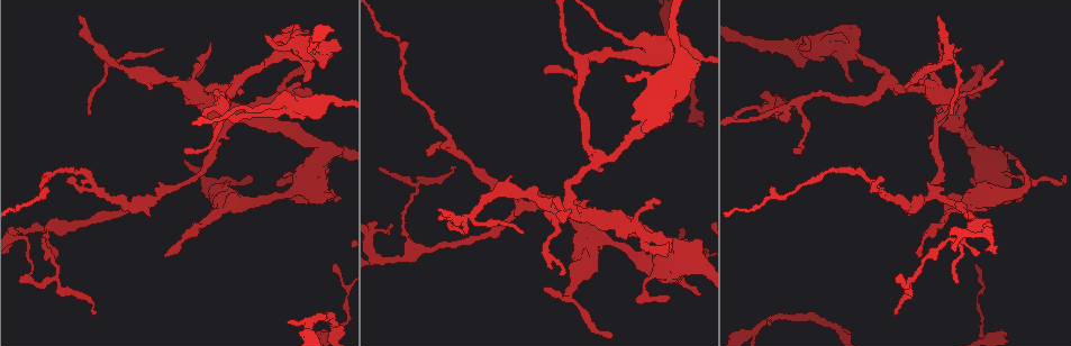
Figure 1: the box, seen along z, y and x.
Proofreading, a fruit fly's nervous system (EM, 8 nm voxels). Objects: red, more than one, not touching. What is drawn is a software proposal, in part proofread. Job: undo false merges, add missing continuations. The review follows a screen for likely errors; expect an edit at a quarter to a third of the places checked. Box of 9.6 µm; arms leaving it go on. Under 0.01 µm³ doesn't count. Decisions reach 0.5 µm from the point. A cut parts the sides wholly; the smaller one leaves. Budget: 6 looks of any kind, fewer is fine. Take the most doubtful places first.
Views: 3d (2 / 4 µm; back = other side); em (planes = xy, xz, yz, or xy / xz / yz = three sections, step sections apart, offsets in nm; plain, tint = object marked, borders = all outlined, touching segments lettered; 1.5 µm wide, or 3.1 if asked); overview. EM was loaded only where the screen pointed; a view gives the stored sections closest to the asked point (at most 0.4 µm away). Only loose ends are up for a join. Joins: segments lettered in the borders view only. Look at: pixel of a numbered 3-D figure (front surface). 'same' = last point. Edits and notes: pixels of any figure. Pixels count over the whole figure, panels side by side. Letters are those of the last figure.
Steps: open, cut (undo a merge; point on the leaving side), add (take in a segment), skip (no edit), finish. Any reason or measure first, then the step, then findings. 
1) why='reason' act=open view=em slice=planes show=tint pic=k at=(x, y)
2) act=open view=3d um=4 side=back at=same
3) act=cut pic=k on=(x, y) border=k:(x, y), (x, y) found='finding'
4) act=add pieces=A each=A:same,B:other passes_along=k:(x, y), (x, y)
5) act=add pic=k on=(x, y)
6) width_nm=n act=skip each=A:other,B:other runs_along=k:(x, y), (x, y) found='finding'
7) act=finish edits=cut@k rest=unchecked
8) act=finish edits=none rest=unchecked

why='branch stops here' act=open view=em slice=planes show=borders pic=1 at=(440, 210)

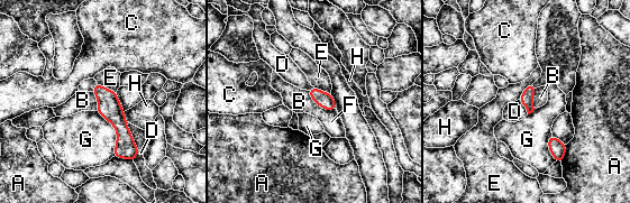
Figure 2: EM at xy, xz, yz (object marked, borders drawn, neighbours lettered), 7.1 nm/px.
act=skip each=A:other,B:other,C:other,D:other,E:other,F:other,G:other,H:other runs_along=2:(97, 88), (131, 156) found='no lettered segment goes on from it'

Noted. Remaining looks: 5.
why='stops while still wide' act=open view=em slice=planes show=plain pic=1 at=(700, 240)

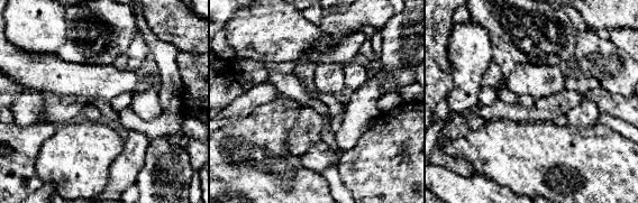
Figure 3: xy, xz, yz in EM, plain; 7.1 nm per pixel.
why='see the neighbours' act=open view=em slice=planes show=borders at=same

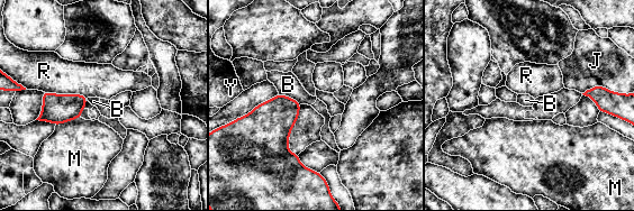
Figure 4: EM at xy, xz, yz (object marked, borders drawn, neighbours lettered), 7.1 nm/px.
longest_contact=R:340nm act=skip each=B:other,J:other,M:other,R:other,Y:other border=4:(279, 93), (293, 98), (301, 103) found='none of them fits'

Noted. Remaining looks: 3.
why='thin end' act=open view=3d um=4 pic=1 at=(896, 281)

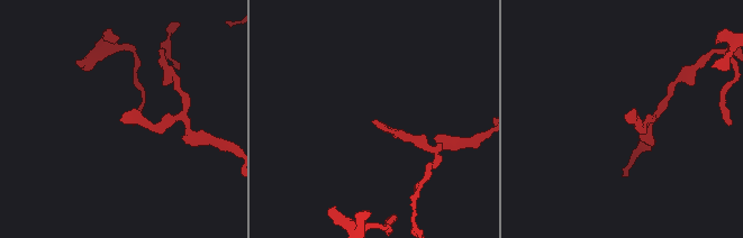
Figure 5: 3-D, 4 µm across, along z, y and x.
act=open view=em slice=planes show=borders pic=5 at=(628, 120)

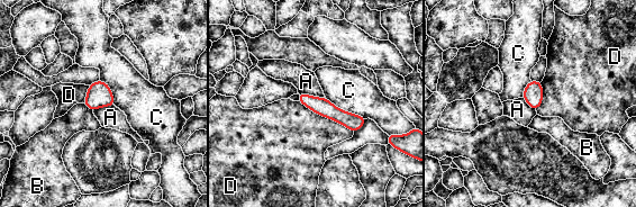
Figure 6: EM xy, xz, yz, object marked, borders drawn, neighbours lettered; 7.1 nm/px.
width_nm=130 act=skip each=A:other,B:other,C:other,D:other found='no lettered segment goes on from it'

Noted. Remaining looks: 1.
act=finish edits=none rest=unchecked

